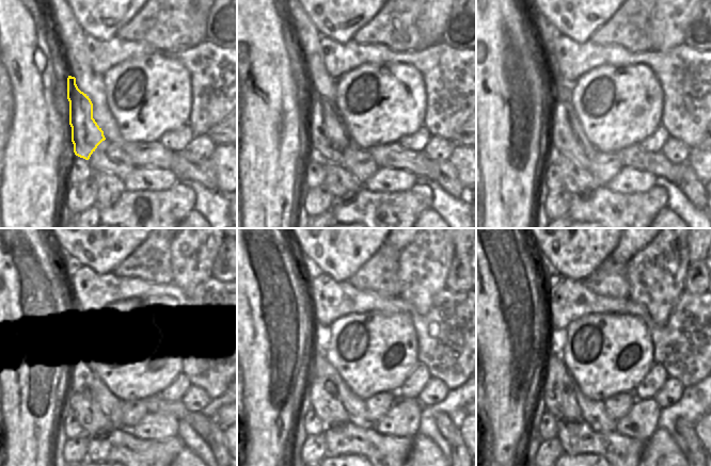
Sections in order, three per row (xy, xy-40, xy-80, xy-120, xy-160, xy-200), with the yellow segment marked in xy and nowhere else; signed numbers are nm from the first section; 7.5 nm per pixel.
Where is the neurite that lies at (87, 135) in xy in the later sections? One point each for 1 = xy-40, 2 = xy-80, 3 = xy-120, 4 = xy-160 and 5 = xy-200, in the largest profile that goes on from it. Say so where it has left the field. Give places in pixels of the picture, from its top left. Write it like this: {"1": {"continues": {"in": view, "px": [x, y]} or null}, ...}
{"1": {"continues": {"in": "xy-40", "px": [328, 139]}}, "2": {"continues": {"in": "xy-80", "px": [565, 134]}}, "3": {"continues": {"in": "xy-120", "px": [84, 372]}}, "4": {"continues": {"in": "xy-160", "px": [356, 406]}}, "5": {"continues": {"in": "xy-200", "px": [594, 413]}}}

